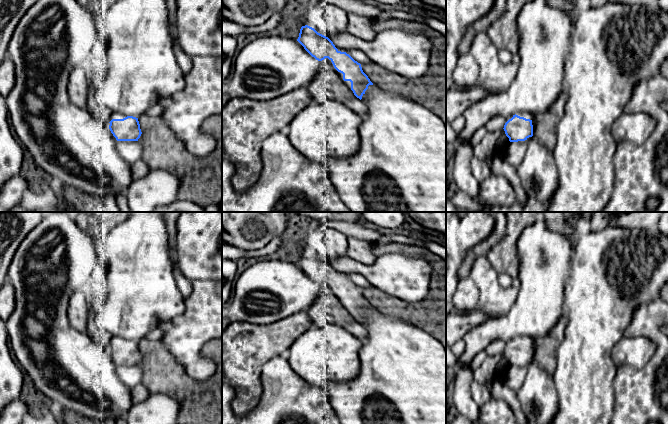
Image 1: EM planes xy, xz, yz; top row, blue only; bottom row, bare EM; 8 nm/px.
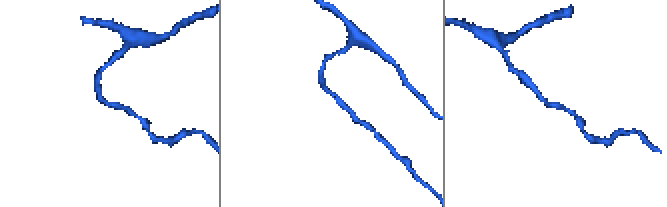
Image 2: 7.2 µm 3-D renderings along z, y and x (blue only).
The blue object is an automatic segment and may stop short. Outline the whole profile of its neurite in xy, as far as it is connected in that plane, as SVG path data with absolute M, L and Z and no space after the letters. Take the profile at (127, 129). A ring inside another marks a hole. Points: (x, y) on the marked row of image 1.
M111 112L109 129L121 158L130 164L143 158L143 147L138 142L142 132L138 118Z

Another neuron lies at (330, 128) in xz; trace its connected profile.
M332 99L324 103L312 101L290 123L285 131L291 144L306 158L324 163L329 156L334 158L350 157L360 149L359 128L363 117Z

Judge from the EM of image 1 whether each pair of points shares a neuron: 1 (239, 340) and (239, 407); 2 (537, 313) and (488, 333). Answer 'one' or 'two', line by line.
1: one
2: one

